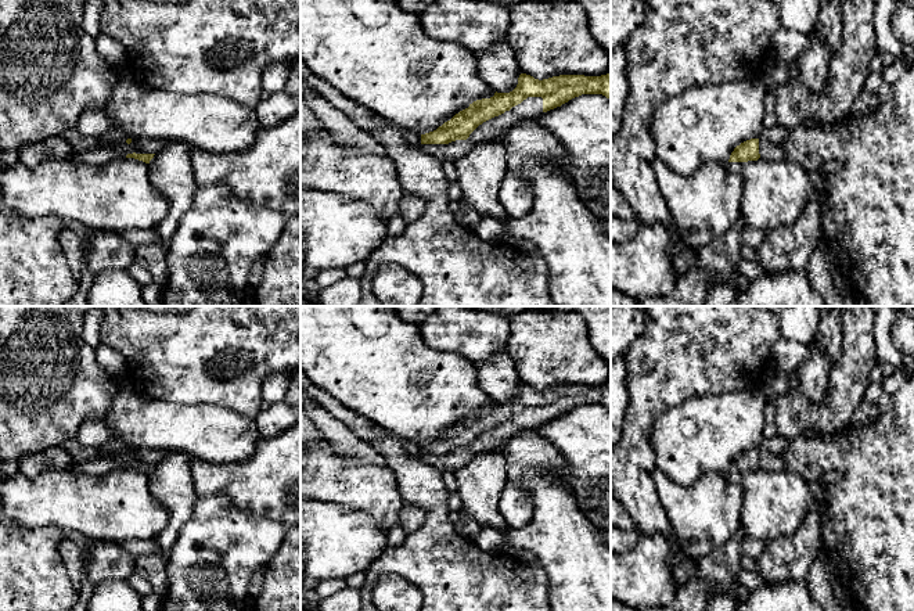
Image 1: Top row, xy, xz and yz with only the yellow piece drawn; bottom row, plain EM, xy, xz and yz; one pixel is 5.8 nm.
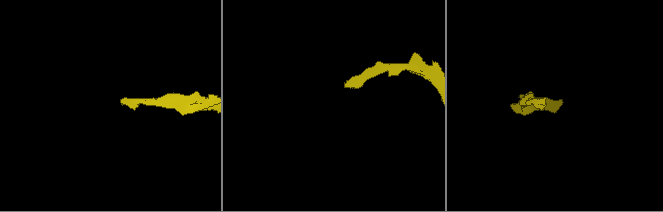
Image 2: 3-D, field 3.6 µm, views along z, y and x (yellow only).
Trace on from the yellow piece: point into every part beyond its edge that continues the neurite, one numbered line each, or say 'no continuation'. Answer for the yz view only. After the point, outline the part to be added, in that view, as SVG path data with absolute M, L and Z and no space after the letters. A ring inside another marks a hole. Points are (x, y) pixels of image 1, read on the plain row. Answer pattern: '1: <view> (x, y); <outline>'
1: yz (769, 462); M763 446L759 449L759 464L760 468L764 471L780 472L785 470L781 456L777 456L776 453L767 450Z

